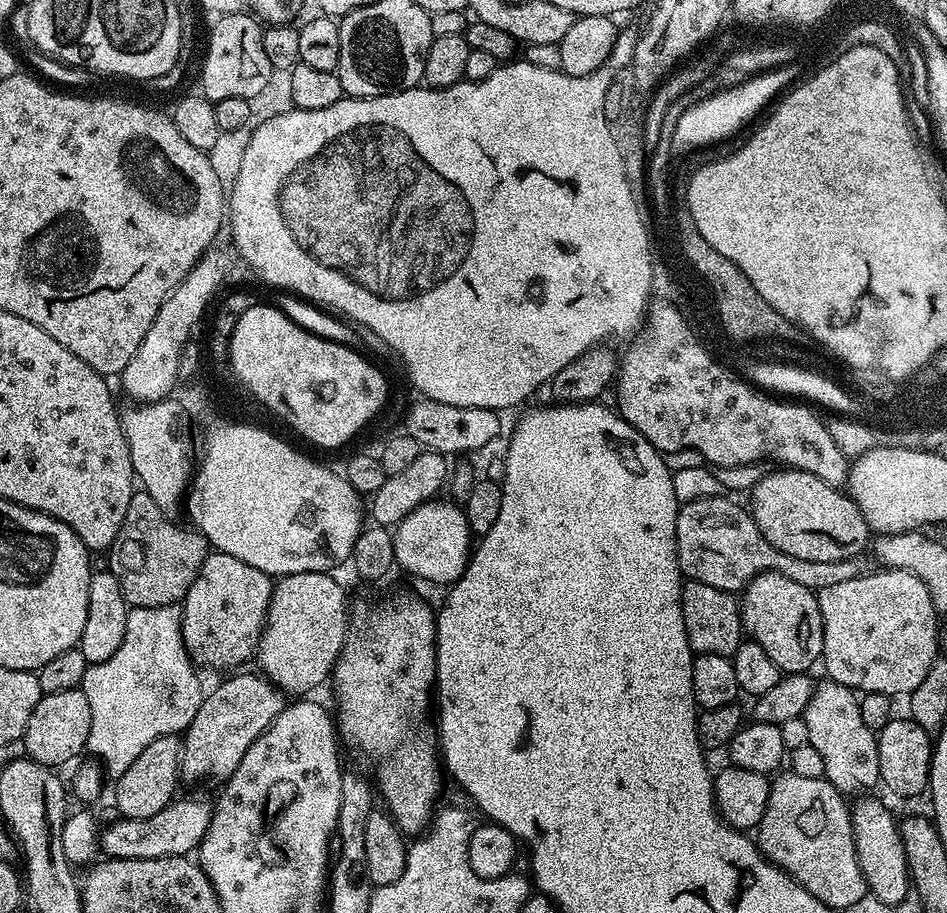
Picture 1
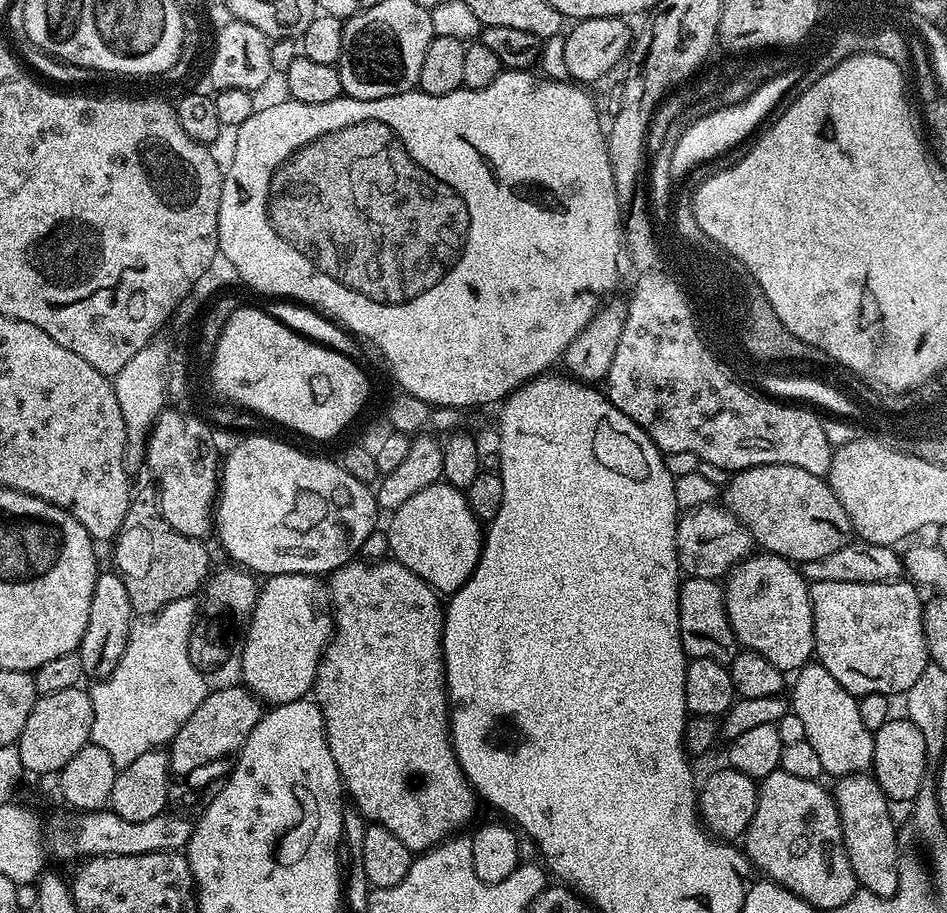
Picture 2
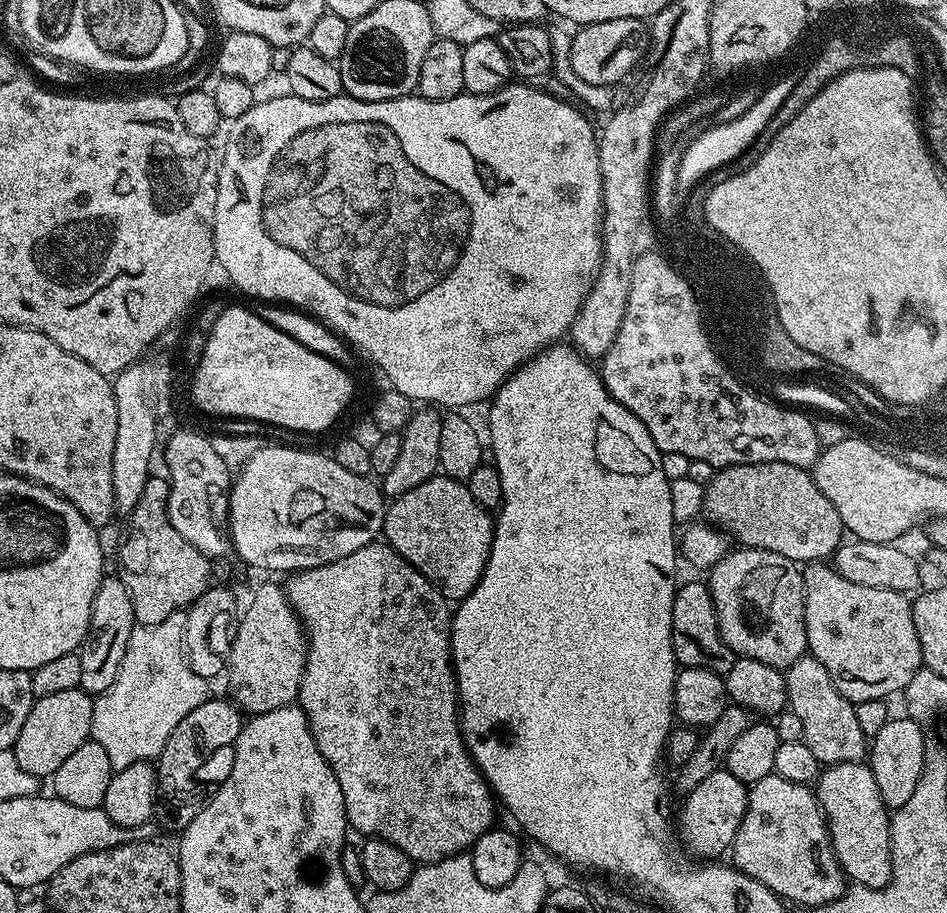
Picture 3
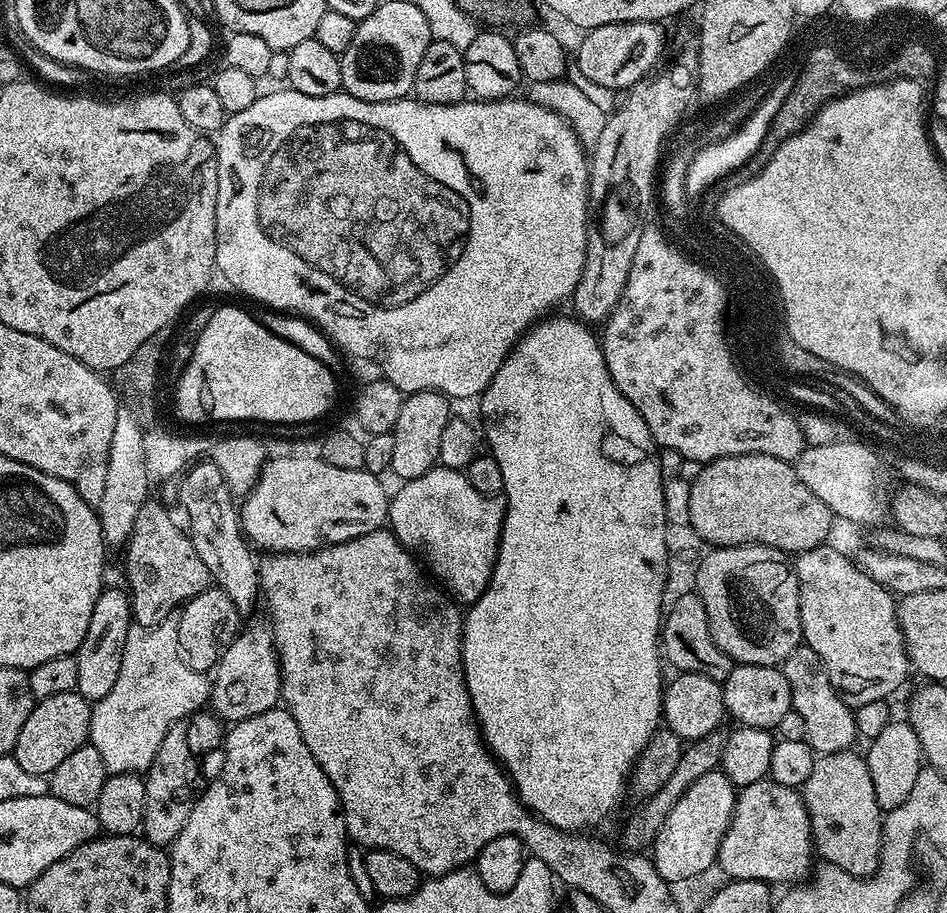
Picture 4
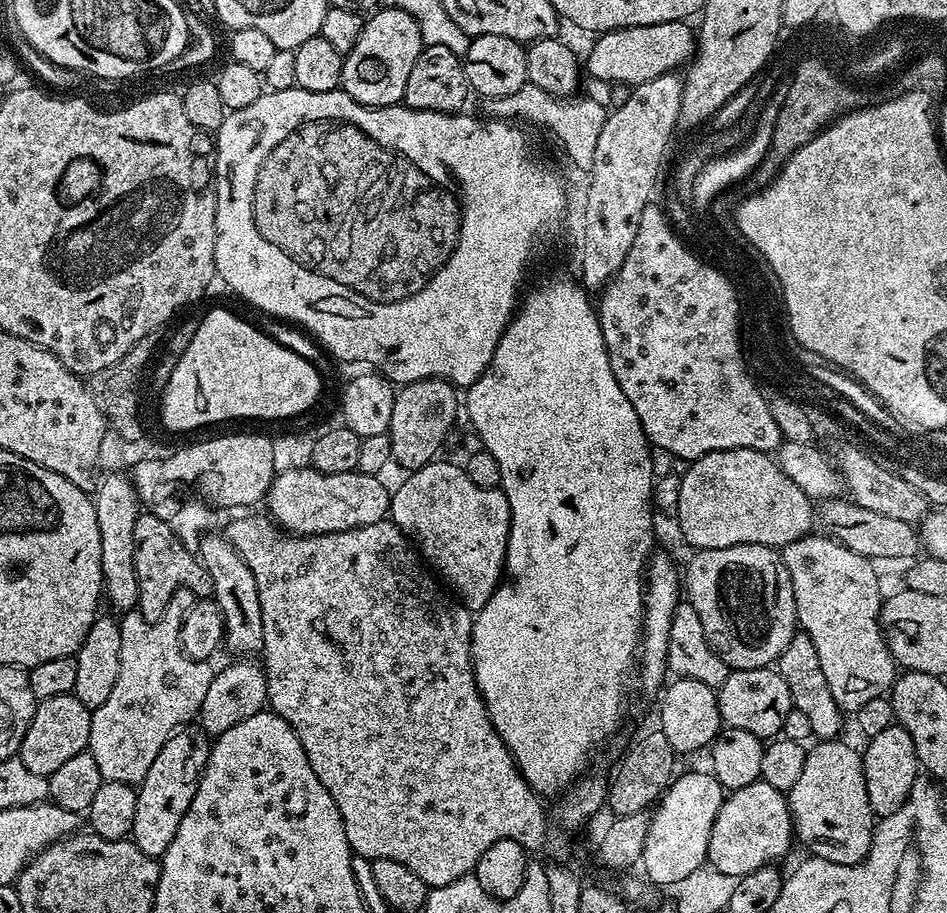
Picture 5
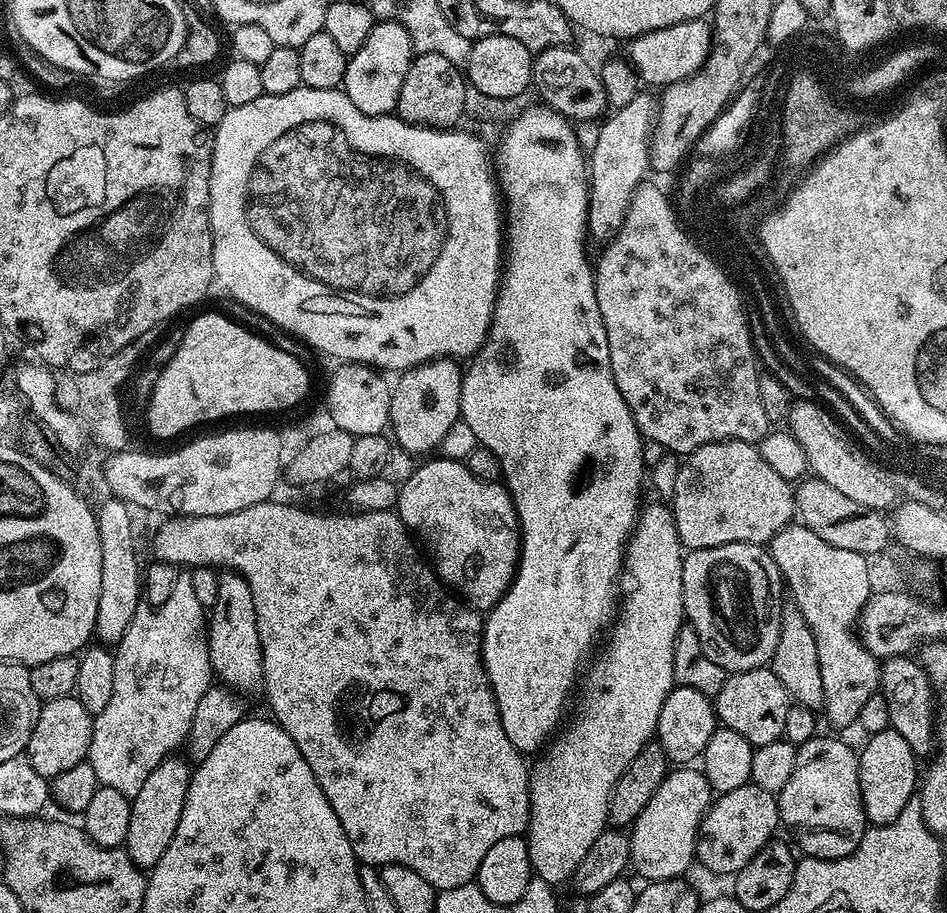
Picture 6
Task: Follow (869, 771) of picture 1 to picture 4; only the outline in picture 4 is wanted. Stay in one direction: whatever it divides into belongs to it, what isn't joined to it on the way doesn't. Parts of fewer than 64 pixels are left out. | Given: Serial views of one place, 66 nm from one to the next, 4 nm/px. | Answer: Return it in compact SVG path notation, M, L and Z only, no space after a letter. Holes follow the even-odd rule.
M801 642L799 646L785 658L782 671L790 686L792 711L797 712L806 725L806 740L813 752L846 752L857 743L856 714L853 705L843 699L836 687L830 682L826 670L822 666L822 658L810 650L810 646Z

